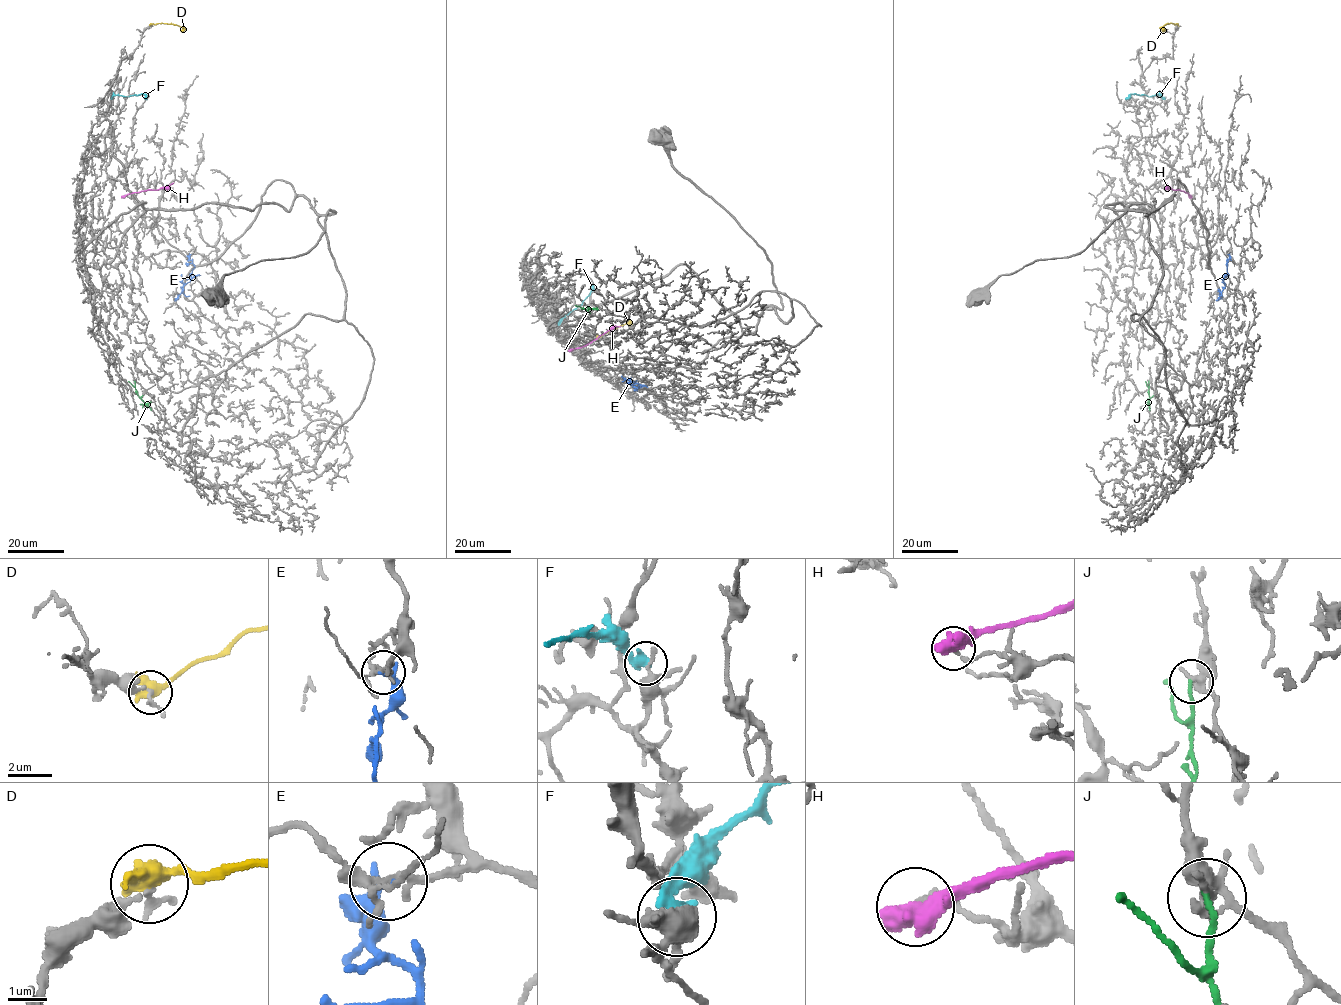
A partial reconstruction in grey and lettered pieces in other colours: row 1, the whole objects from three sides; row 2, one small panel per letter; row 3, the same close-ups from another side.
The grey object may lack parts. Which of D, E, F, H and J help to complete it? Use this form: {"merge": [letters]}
{"merge": []}

